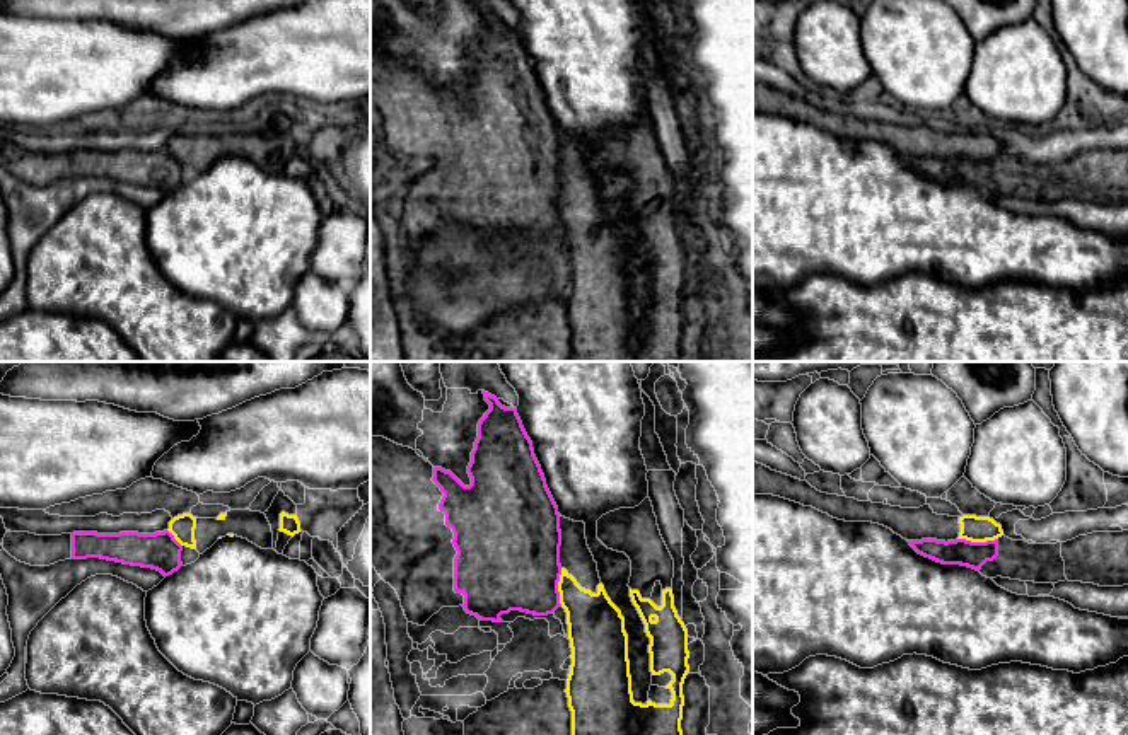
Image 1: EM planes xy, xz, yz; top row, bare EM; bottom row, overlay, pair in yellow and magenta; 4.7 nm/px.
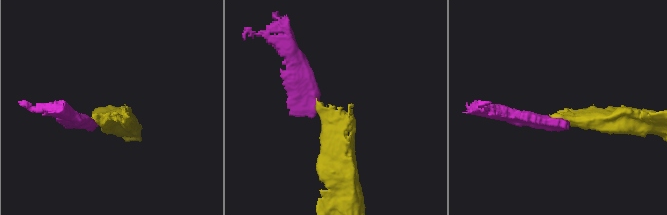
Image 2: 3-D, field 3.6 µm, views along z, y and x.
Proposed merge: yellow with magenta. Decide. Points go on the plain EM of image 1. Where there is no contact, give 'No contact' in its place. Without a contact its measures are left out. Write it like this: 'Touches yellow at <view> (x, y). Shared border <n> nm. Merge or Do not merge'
Touches yellow at yz (978, 159). Shared border 190 nm. Do not merge

